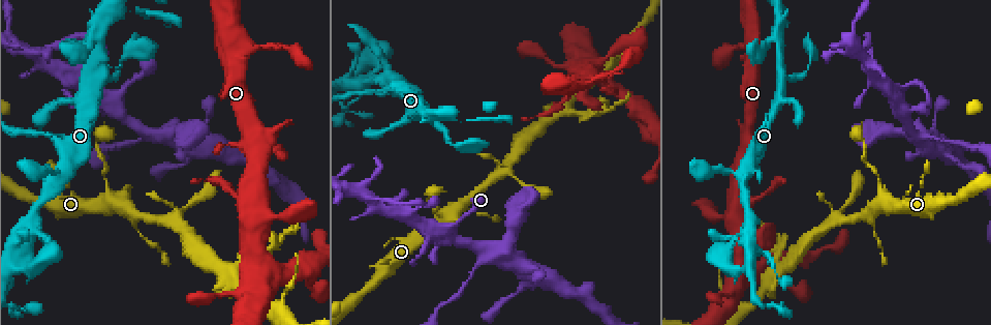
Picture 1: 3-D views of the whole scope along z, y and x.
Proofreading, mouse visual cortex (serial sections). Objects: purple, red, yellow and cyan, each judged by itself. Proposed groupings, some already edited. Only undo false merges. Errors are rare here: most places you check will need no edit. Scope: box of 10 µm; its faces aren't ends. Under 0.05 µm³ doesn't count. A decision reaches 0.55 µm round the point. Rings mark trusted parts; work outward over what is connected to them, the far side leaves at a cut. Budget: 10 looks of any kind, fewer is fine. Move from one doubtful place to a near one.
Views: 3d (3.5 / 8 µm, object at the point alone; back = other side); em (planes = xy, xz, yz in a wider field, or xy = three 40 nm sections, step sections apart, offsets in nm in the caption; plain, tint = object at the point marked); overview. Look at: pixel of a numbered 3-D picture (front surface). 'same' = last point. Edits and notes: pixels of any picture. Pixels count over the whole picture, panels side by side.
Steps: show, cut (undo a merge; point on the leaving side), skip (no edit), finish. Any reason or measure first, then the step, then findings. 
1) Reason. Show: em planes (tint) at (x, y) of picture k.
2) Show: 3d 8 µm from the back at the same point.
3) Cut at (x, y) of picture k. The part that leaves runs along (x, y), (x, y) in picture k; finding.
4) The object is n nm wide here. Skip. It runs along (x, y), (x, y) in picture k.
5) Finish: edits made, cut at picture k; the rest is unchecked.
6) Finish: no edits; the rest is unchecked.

Two arms in line, one across. Show: 3d 3.5 µm from the back at (112, 98) of picture 1.

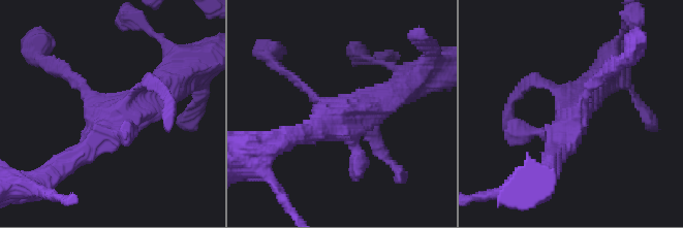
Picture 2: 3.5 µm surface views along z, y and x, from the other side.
Show: em xy step 2 (tint) at (574, 115) of picture 2.

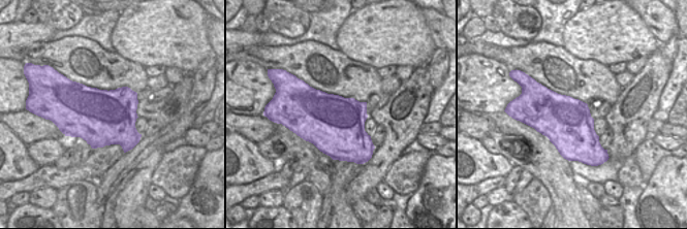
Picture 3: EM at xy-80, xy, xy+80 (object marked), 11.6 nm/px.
Show: em planes (tint) at the same point.

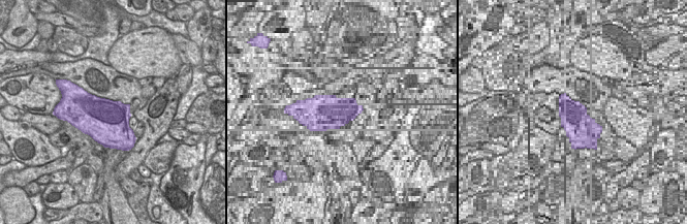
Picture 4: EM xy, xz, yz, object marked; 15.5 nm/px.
The object is 700 nm wide here. Skip. It runs along (606, 70), (587, 89), (553, 162) in picture 2; one cell here.

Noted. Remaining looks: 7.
Branch point. Show: 3d 8 µm at (57, 173) of picture 1.

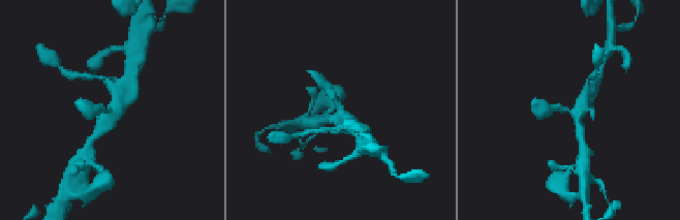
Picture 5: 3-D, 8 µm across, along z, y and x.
Show: 3d 3.5 µm at the same point.

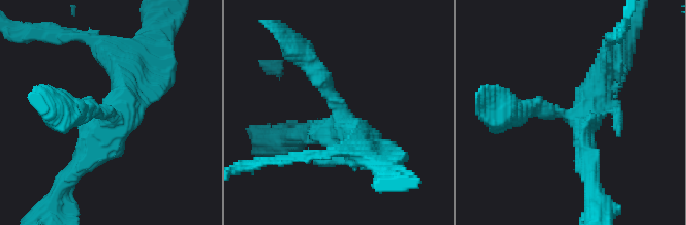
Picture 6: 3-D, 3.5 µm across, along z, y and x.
Show: em xy step 3 (tint) at (109, 116) of picture 6.

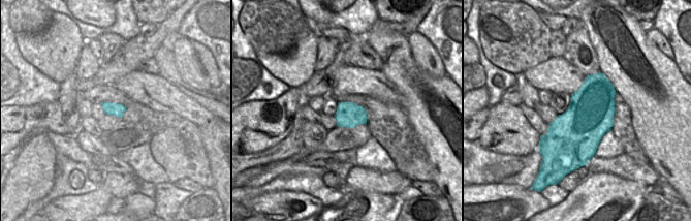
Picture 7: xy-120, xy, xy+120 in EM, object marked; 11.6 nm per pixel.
The object is 300 nm wide here. Skip. It runs along (136, 60), (73, 170) in picture 6; continuous, no second cell.

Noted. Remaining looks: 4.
Abrupt turn. Show: 3d 8 µm at (760, 53) of picture 1.

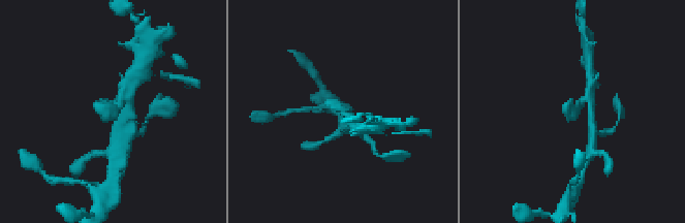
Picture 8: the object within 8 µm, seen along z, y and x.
Show: 3d 3.5 µm at the same point.

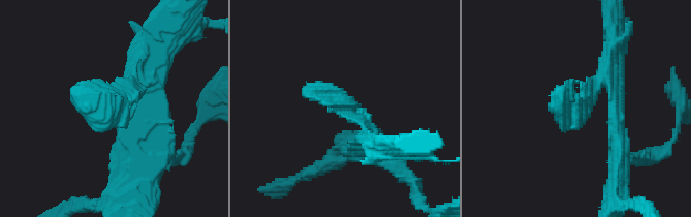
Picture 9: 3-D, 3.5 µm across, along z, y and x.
Skip. It runs along (373, 148), (332, 94), (310, 97) in picture 9; continuous, no second cell.

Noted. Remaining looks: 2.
Finish: no edits; the rest is unchecked.

